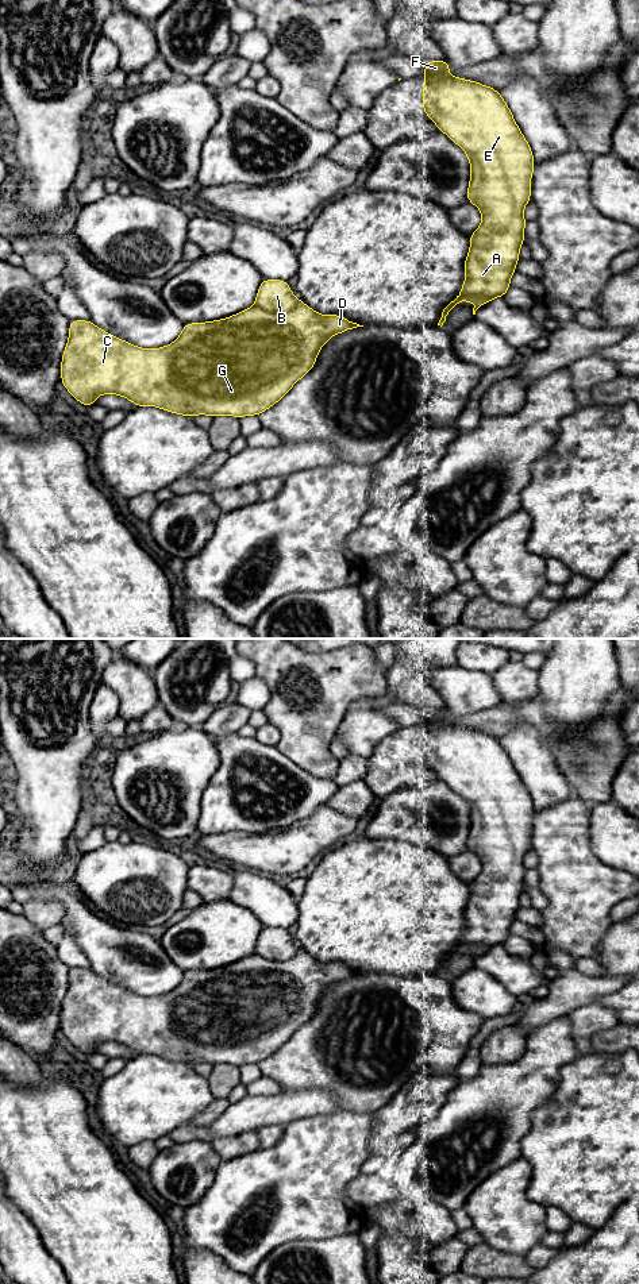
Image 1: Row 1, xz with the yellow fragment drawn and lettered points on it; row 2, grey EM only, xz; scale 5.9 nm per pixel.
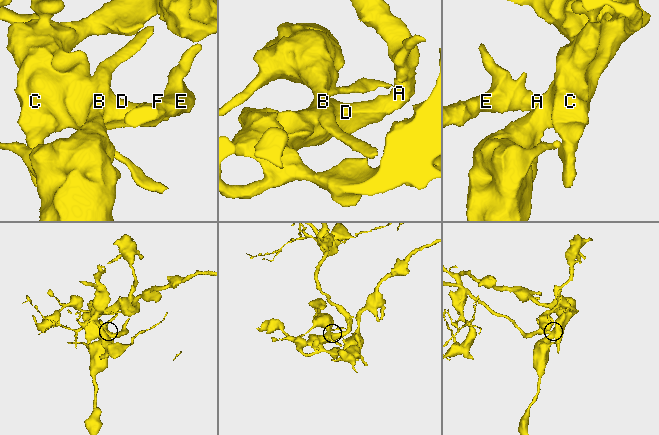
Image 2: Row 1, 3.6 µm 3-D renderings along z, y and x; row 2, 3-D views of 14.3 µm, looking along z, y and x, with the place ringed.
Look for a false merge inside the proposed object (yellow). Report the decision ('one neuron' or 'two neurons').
one neuron

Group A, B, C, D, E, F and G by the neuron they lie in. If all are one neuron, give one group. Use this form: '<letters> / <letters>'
A B C D E F G

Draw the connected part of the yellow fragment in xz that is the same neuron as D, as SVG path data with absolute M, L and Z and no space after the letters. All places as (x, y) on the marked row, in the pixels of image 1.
M263 278L259 284L254 306L222 320L211 320L207 323L186 323L182 327L181 335L173 343L161 348L145 350L134 346L99 328L91 320L69 320L69 339L62 352L61 360L61 382L65 389L85 408L96 405L96 397L112 393L130 400L136 408L157 406L169 413L184 414L190 419L193 419L196 414L208 414L212 419L216 416L235 416L236 419L245 416L258 416L272 408L280 400L282 400L285 394L295 386L295 383L313 369L320 348L327 343L330 338L357 327L363 325L353 323L340 315L319 315L305 302L293 296L288 281Z

